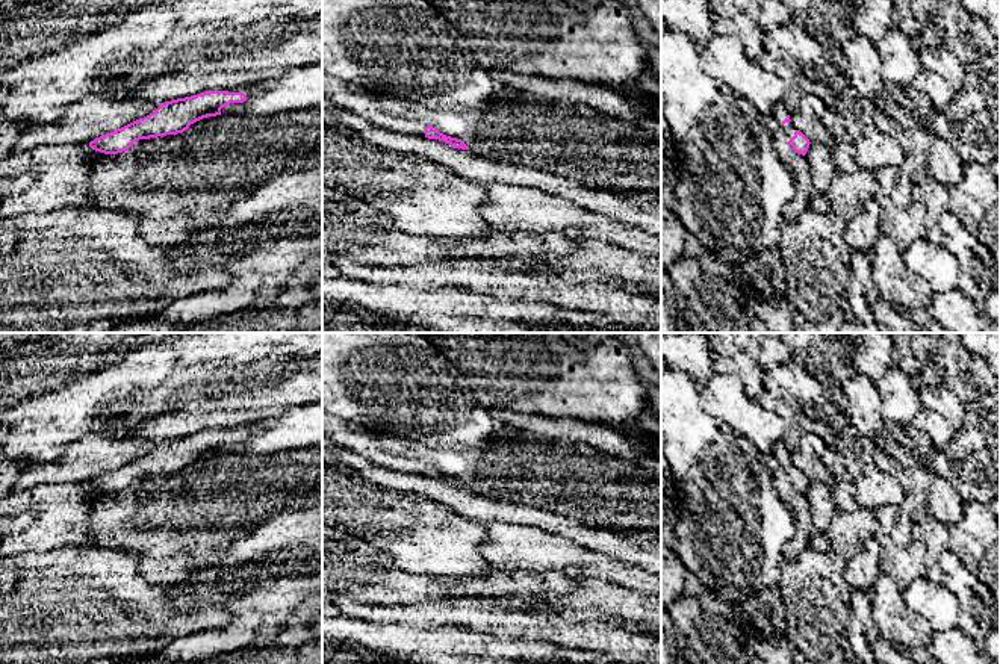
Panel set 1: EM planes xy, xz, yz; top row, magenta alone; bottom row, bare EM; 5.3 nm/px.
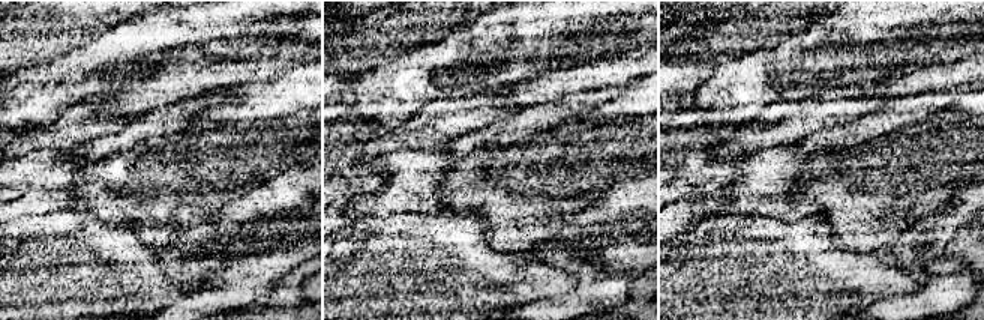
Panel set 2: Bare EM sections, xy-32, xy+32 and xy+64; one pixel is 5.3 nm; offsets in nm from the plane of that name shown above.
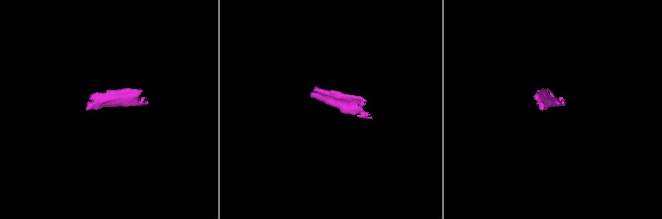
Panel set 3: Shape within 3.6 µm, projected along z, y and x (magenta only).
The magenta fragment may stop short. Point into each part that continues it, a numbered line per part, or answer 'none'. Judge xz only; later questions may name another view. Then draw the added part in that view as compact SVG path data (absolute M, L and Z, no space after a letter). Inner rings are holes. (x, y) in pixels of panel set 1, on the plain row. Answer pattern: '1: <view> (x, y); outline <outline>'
1: xz (357, 439); outline M322 410L322 434L366 460L413 475L425 475L425 463L395 455L383 448L383 434Z

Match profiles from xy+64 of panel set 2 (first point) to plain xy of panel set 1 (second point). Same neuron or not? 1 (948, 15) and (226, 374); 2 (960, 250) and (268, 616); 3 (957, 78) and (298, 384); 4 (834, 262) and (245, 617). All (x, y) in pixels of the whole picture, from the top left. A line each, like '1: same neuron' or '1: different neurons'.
1: same neuron
2: same neuron
3: same neuron
4: different neurons

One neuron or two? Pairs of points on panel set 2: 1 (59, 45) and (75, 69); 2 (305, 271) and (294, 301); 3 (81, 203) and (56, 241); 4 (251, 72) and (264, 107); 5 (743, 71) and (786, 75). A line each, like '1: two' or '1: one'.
1: two
2: one
3: two
4: two
5: one

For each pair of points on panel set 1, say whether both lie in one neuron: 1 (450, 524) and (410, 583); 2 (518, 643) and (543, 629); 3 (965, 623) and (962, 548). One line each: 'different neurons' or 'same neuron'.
1: different neurons
2: different neurons
3: different neurons

